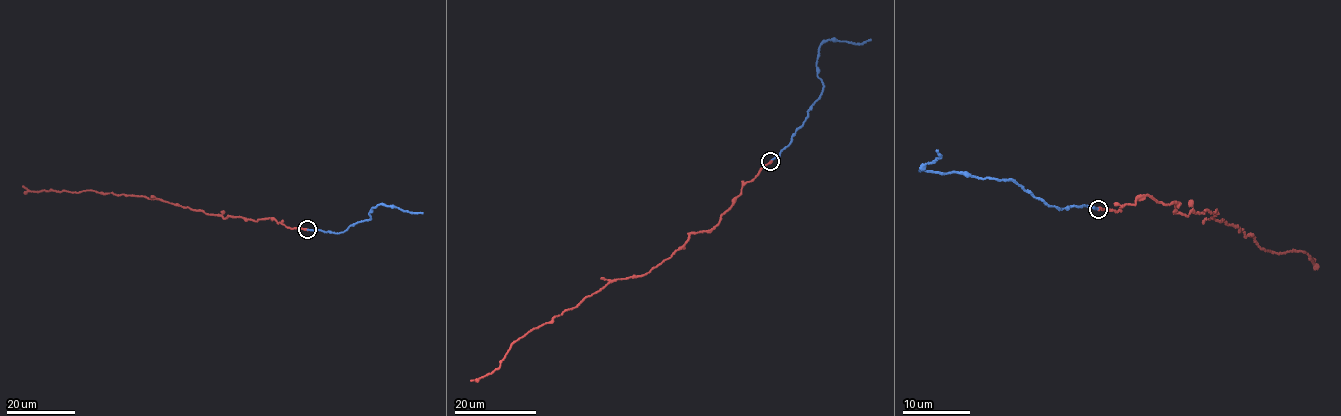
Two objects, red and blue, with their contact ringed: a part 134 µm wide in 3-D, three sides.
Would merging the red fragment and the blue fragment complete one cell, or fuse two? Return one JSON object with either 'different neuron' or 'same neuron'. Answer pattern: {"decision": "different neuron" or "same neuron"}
{"decision": "same neuron"}

